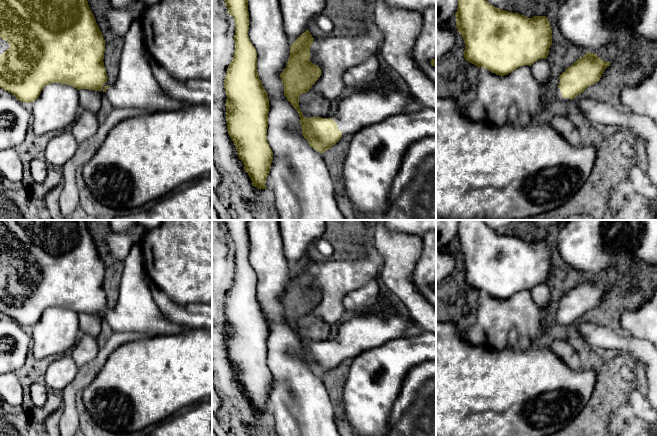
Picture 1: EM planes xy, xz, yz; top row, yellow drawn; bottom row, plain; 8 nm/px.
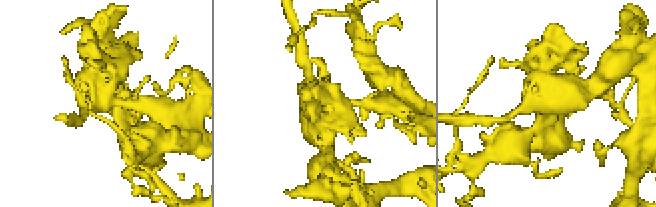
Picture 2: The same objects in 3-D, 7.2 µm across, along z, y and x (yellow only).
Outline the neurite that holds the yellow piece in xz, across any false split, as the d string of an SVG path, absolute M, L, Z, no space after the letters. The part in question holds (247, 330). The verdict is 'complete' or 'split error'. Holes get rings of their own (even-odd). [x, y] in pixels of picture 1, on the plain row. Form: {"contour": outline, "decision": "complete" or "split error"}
{"contour": "M223 220L225 228L235 245L235 275L224 303L227 324L227 355L233 365L239 383L244 388L252 409L266 413L265 406L270 397L273 376L267 365L269 323L257 296L257 276L251 267L249 254L248 220Z", "decision": "complete"}

